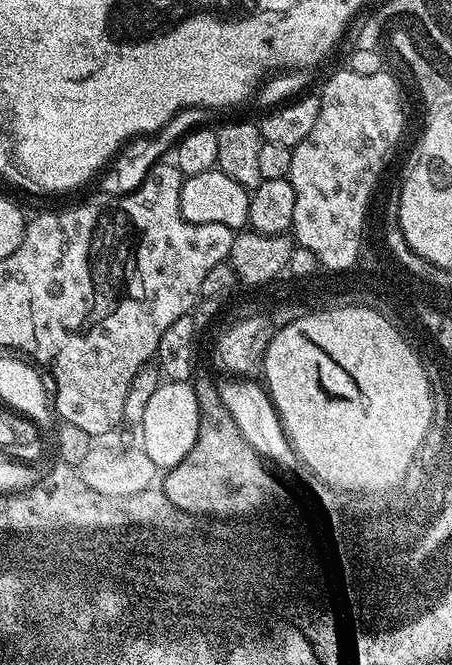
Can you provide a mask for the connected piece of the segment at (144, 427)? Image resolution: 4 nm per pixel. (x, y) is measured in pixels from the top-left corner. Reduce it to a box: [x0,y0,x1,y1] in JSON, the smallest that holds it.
[138,380,200,470]

